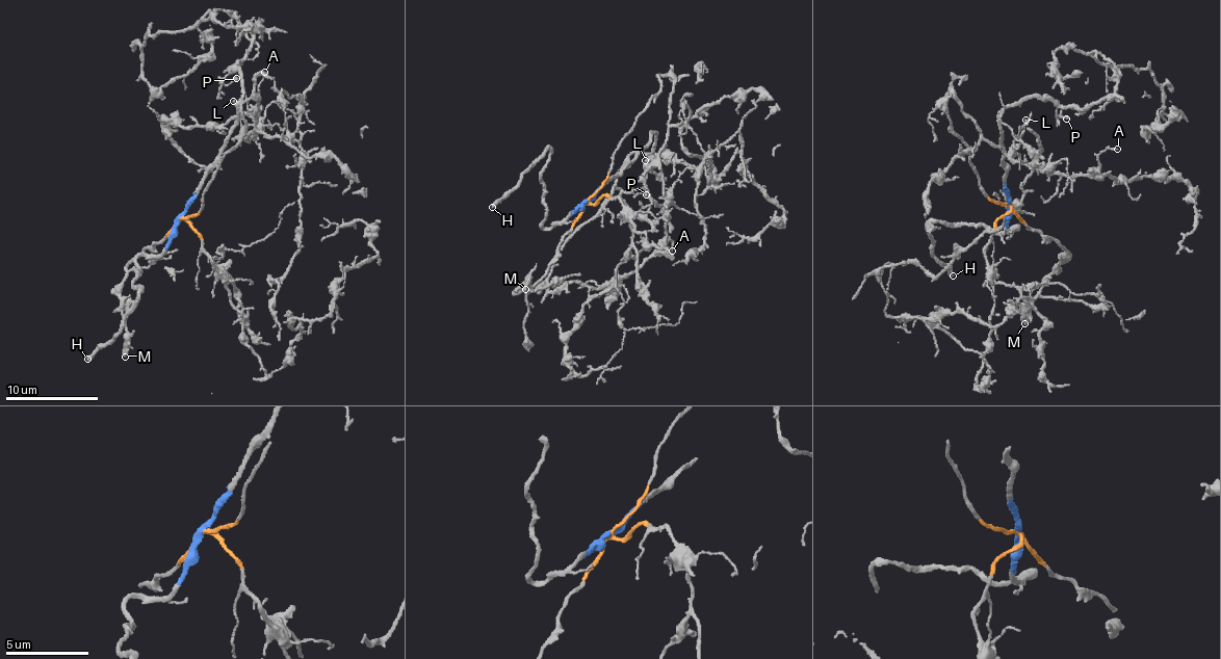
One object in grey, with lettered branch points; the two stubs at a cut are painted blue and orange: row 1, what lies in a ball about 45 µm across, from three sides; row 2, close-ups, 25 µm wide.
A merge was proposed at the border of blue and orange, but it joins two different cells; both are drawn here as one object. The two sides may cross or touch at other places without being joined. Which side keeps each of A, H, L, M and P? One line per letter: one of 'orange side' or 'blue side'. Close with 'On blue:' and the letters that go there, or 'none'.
A: orange side
H: blue side
L: orange side
M: orange side
P: blue side
On blue: H, P

